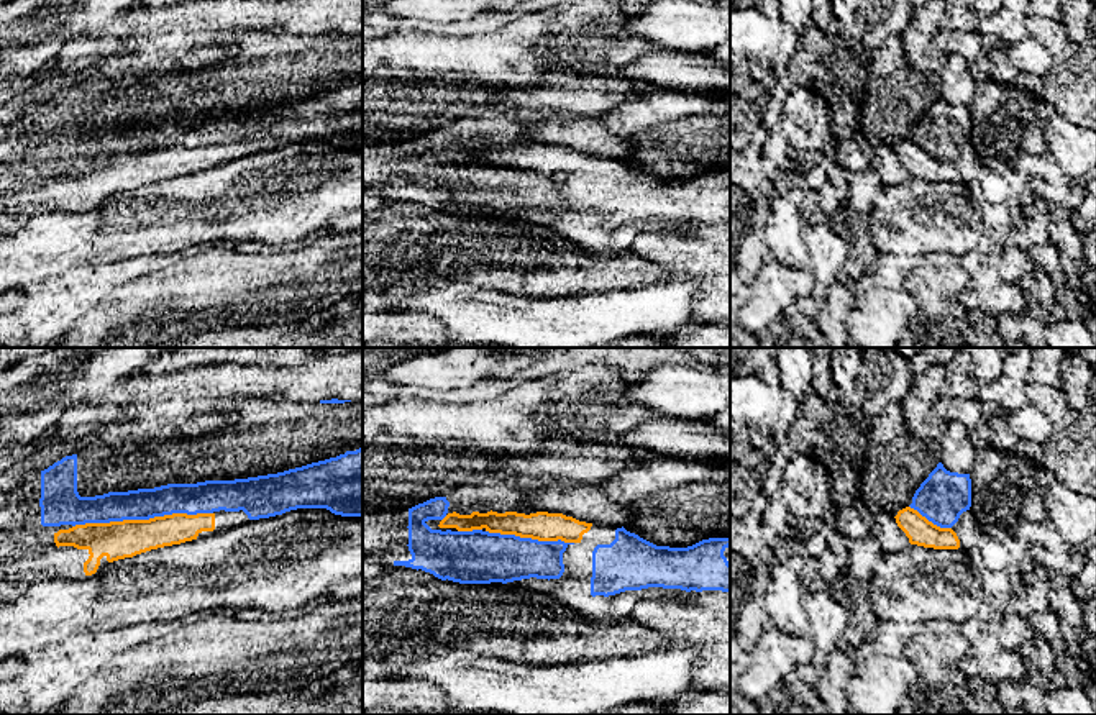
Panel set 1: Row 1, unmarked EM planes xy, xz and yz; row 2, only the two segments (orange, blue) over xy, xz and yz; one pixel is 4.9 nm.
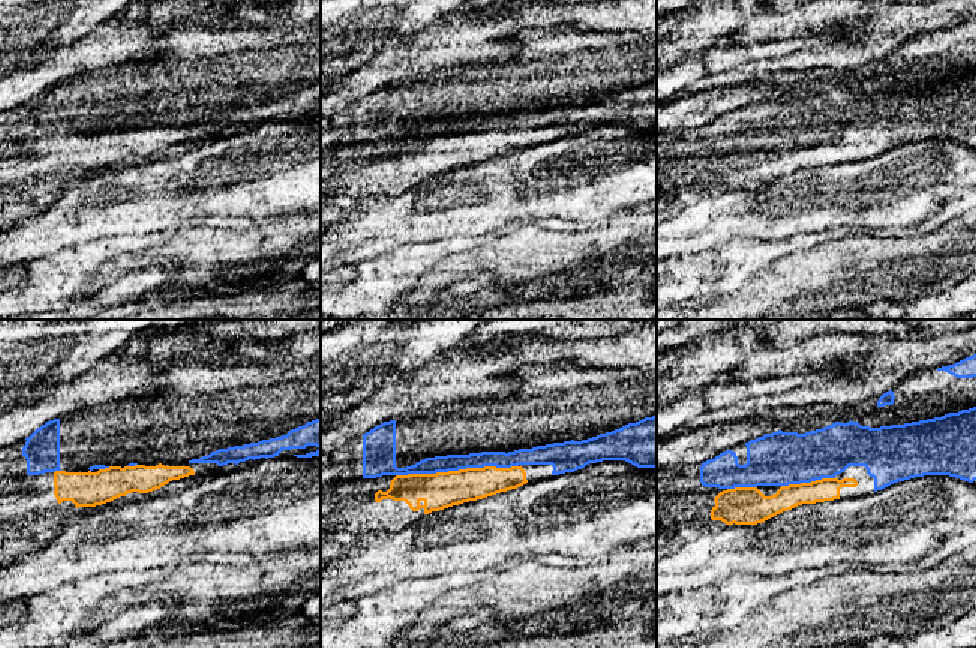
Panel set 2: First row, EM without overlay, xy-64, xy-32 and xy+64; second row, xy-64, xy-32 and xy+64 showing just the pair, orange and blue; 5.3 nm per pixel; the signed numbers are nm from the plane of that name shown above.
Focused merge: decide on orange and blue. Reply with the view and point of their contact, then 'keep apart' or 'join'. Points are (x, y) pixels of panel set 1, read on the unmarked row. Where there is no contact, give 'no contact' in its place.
xy (141, 153) | join

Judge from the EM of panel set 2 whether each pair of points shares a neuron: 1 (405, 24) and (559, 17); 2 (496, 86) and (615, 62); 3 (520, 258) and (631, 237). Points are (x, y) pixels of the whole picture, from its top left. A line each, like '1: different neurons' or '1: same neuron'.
1: different neurons
2: same neuron
3: same neuron

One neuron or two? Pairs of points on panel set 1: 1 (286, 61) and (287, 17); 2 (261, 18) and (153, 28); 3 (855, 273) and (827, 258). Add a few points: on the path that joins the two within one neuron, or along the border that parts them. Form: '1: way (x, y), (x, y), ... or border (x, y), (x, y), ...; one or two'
1: border (248, 31), (319, 35); two
2: way (235, 18), (210, 18), (192, 28), (179, 28); one
3: border (834, 230), (845, 246), (847, 261), (844, 268); two

